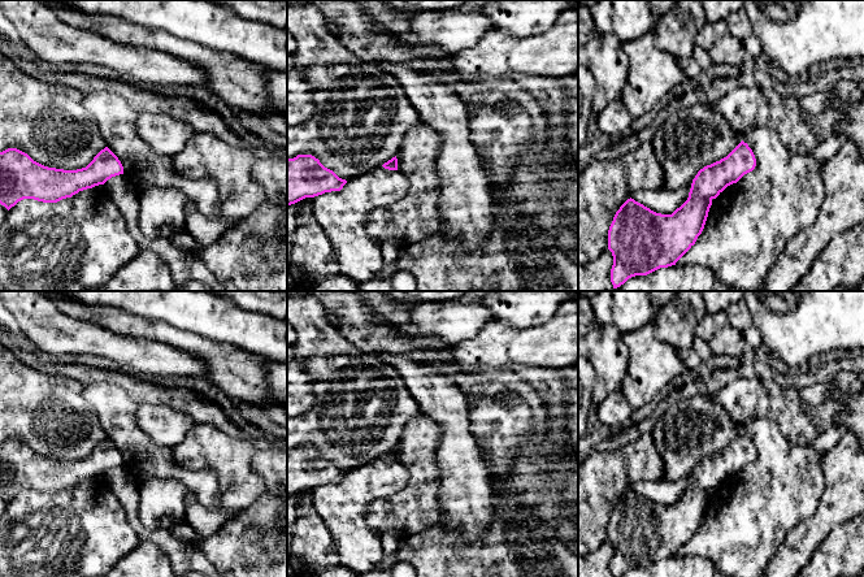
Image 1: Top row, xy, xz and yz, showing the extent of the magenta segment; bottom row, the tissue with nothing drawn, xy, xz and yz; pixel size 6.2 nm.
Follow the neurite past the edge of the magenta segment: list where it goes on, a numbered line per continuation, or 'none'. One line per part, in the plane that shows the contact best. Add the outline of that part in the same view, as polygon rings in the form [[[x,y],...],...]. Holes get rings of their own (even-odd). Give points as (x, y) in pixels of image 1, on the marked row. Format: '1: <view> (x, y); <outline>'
none

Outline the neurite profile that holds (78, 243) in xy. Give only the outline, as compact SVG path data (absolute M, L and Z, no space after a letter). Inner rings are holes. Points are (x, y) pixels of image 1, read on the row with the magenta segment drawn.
M105 185L57 203L23 199L0 227L0 285L5 291L88 291L107 283L139 252Z

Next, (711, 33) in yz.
M725 19L713 23L707 22L696 35L695 43L705 51L709 51L726 31Z

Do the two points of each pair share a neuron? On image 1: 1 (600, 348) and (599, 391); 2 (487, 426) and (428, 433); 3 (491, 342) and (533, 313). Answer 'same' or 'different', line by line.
1: same
2: different
3: different

